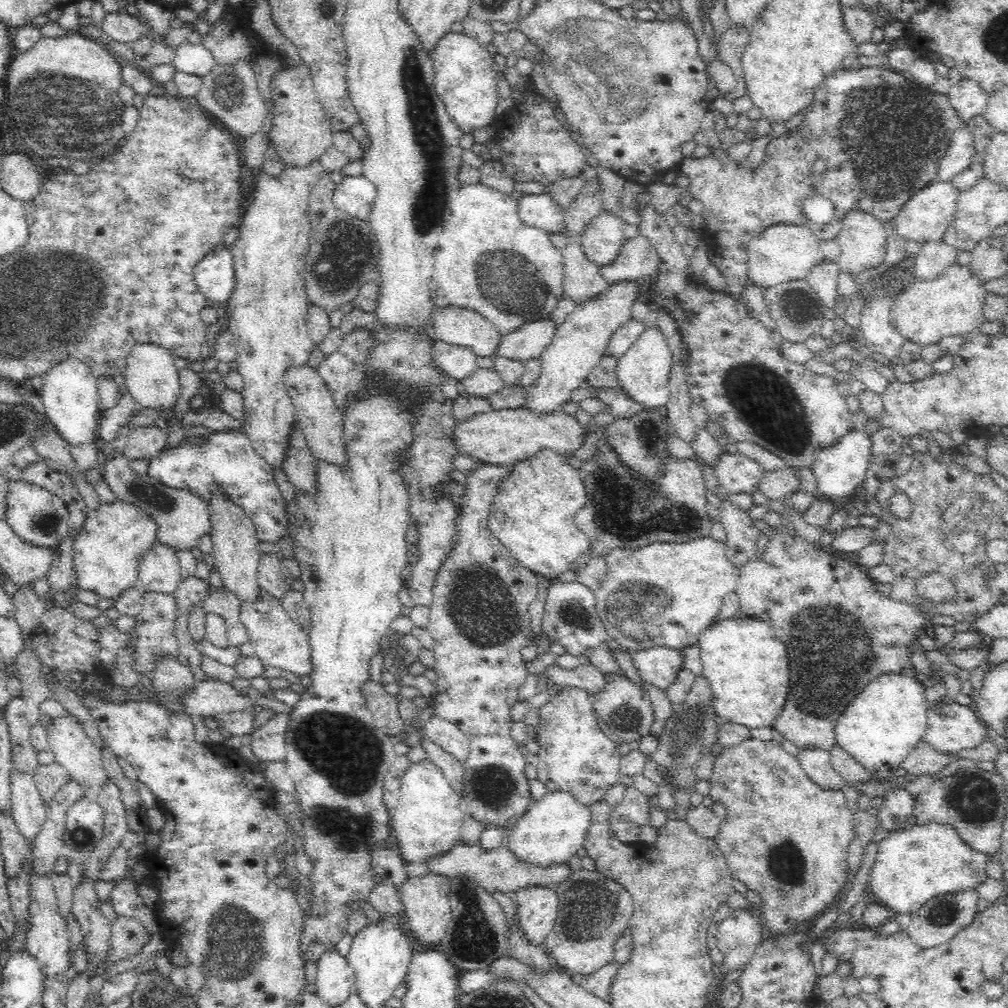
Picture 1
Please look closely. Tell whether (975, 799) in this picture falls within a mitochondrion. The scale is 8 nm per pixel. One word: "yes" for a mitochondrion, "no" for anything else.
yes

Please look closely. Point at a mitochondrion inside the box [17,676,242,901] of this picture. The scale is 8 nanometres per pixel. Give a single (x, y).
(82, 836)

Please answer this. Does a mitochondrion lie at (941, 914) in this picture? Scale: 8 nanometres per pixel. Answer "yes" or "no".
yes

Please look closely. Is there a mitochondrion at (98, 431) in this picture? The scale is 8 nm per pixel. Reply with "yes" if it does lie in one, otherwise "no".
no

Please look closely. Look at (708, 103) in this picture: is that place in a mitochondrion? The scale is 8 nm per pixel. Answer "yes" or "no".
no

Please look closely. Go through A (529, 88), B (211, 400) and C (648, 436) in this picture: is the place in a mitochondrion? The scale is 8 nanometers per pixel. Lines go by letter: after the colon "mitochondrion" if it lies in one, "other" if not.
A: other
B: other
C: mitochondrion

